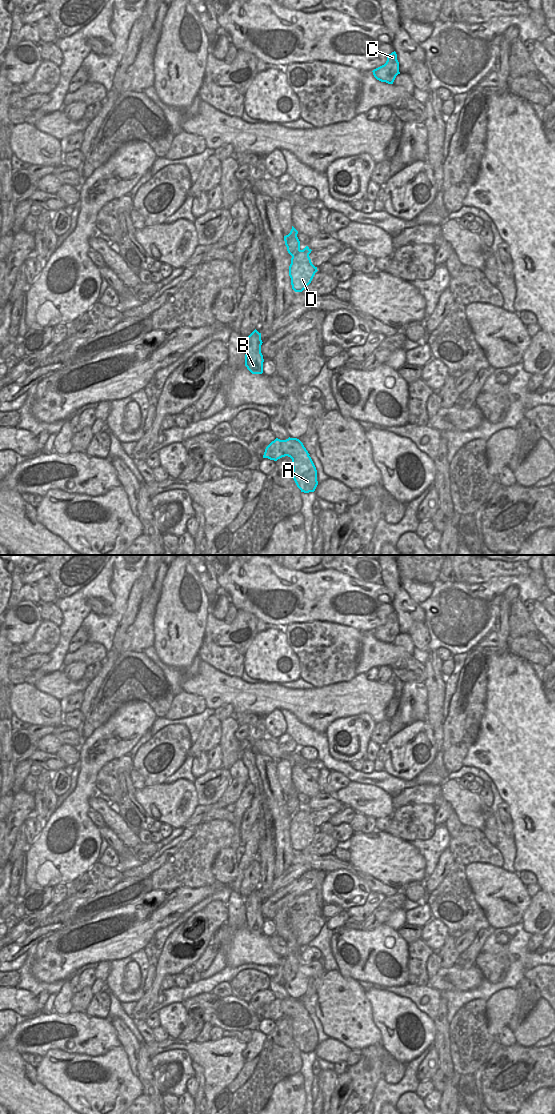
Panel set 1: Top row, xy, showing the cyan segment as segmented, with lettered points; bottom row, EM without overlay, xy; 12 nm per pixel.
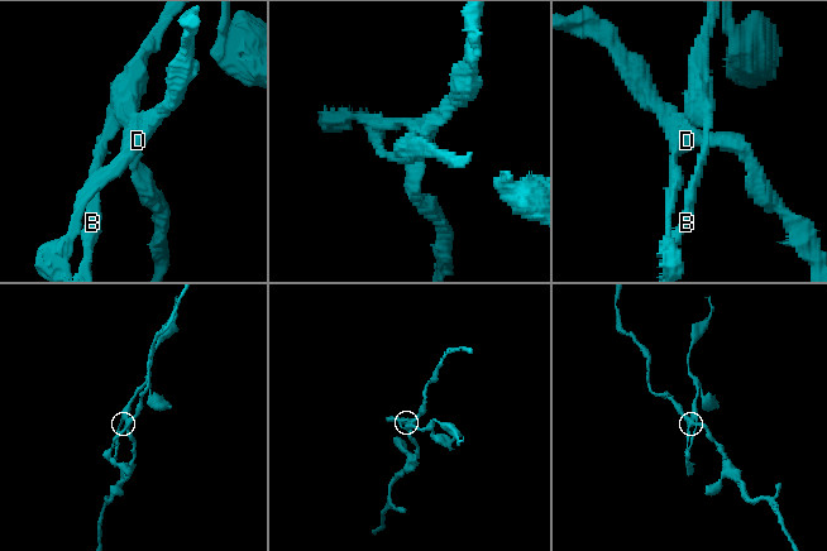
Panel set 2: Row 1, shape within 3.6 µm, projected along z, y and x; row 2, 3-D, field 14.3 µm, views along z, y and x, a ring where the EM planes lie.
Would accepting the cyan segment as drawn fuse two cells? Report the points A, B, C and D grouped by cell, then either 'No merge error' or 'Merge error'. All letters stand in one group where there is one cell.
Groups: A D / B C. Merge error

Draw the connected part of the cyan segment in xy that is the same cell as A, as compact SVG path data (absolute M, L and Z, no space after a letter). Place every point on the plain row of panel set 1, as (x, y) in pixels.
M276 998L265 1009L263 1018L277 1021L288 1016L292 1019L293 1039L301 1052L314 1052L317 1045L317 1030L303 1003L297 998Z

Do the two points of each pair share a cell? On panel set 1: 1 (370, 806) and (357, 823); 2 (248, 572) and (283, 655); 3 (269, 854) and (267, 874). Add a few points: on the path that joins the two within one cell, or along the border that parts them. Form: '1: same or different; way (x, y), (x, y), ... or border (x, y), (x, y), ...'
1: different; border (356, 812), (366, 817)
2: different; border (269, 625), (281, 627)
3: same; way (267, 859), (267, 869)

